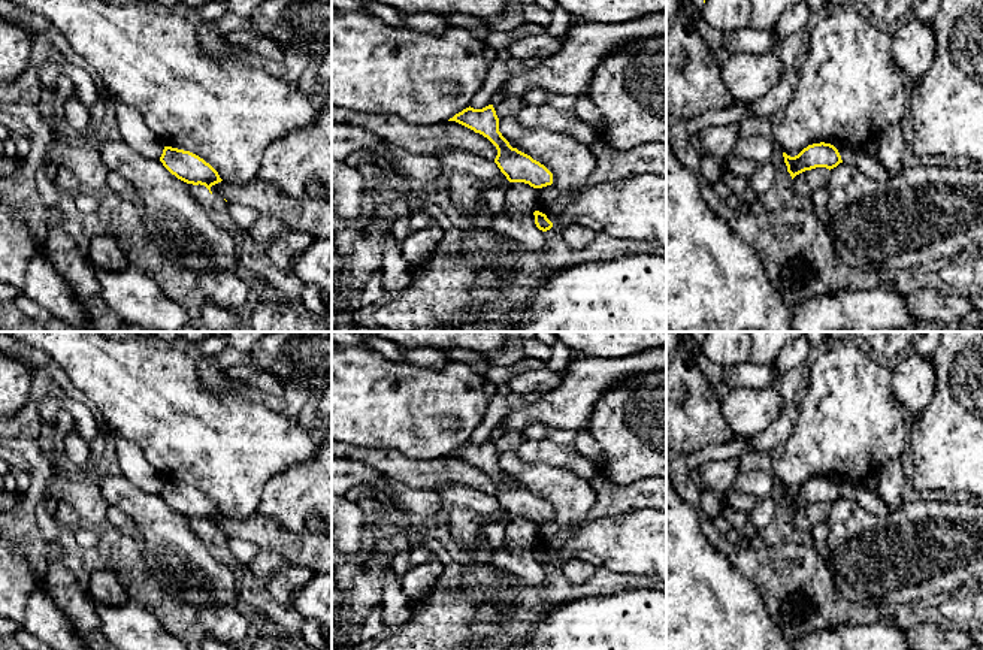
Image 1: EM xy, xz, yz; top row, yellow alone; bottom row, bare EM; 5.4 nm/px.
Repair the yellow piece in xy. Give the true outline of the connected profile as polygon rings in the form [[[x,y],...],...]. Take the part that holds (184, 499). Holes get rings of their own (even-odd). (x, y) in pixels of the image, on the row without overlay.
[[[164,481],[160,496],[178,514],[205,520],[211,529],[211,521],[223,516],[209,498],[190,486]]]

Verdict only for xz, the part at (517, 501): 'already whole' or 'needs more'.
already whole

